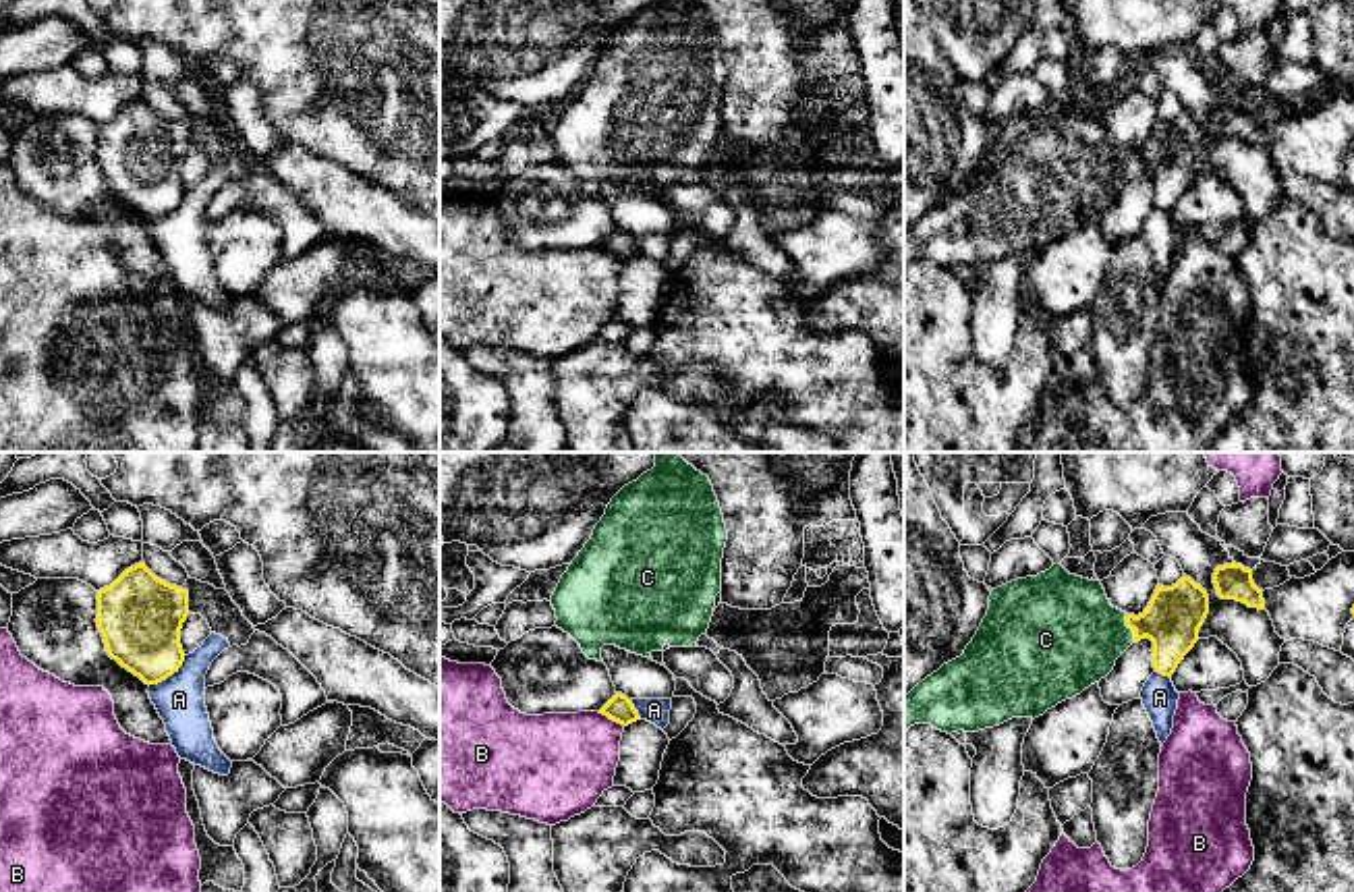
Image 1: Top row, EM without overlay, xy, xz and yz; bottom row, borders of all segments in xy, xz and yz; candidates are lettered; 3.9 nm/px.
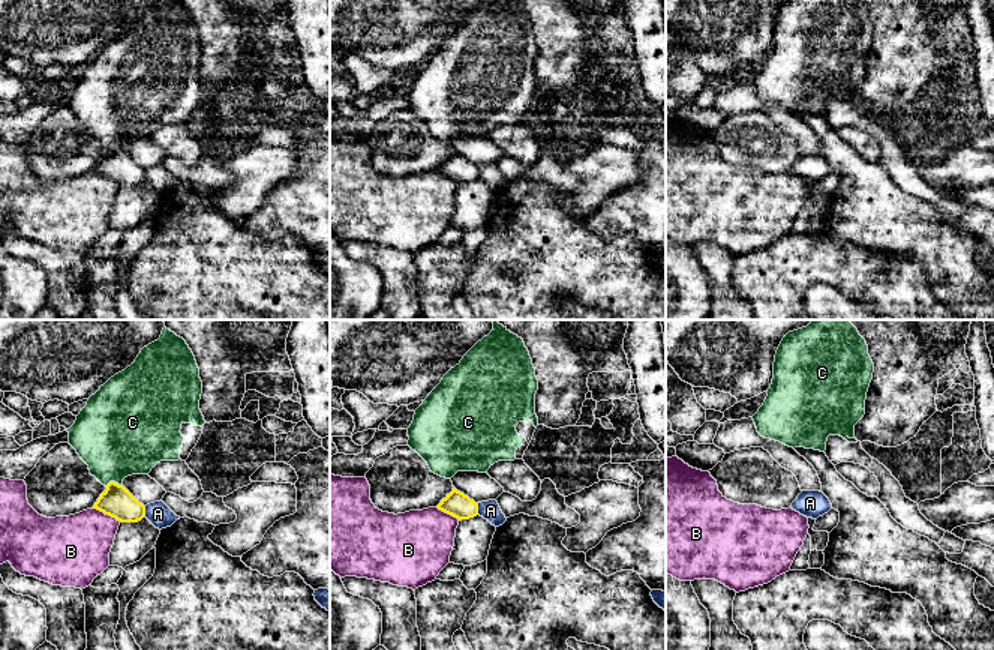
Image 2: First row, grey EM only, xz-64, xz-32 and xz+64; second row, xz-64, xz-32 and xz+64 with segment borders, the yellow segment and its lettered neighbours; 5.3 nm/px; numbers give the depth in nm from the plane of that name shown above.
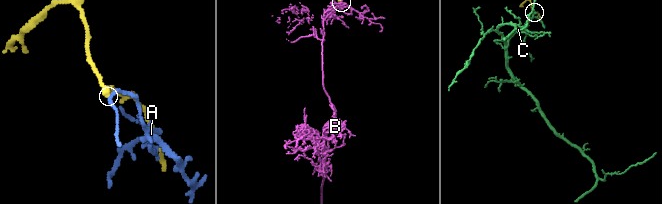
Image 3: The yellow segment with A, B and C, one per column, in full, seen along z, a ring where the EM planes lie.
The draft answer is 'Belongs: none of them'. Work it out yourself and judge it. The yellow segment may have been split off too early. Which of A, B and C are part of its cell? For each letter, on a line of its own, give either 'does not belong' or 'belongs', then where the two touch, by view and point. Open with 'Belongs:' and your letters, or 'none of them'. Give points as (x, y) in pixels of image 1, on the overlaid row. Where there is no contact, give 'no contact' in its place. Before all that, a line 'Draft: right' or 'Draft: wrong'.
Draft: wrong
Belongs: C
A: does not belong | xy (168, 675)
B: does not belong | xz (610, 718)
C: belongs | yz (1131, 627)

